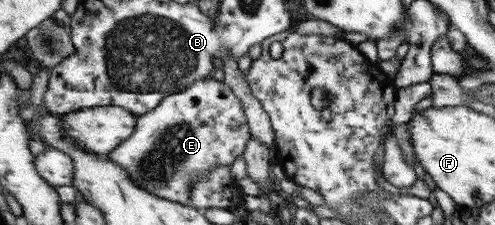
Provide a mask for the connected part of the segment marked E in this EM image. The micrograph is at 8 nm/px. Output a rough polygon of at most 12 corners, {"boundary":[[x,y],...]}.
{"boundary":[[225,81],[138,116],[110,153],[141,189],[191,206],[193,183],[251,135]]}

